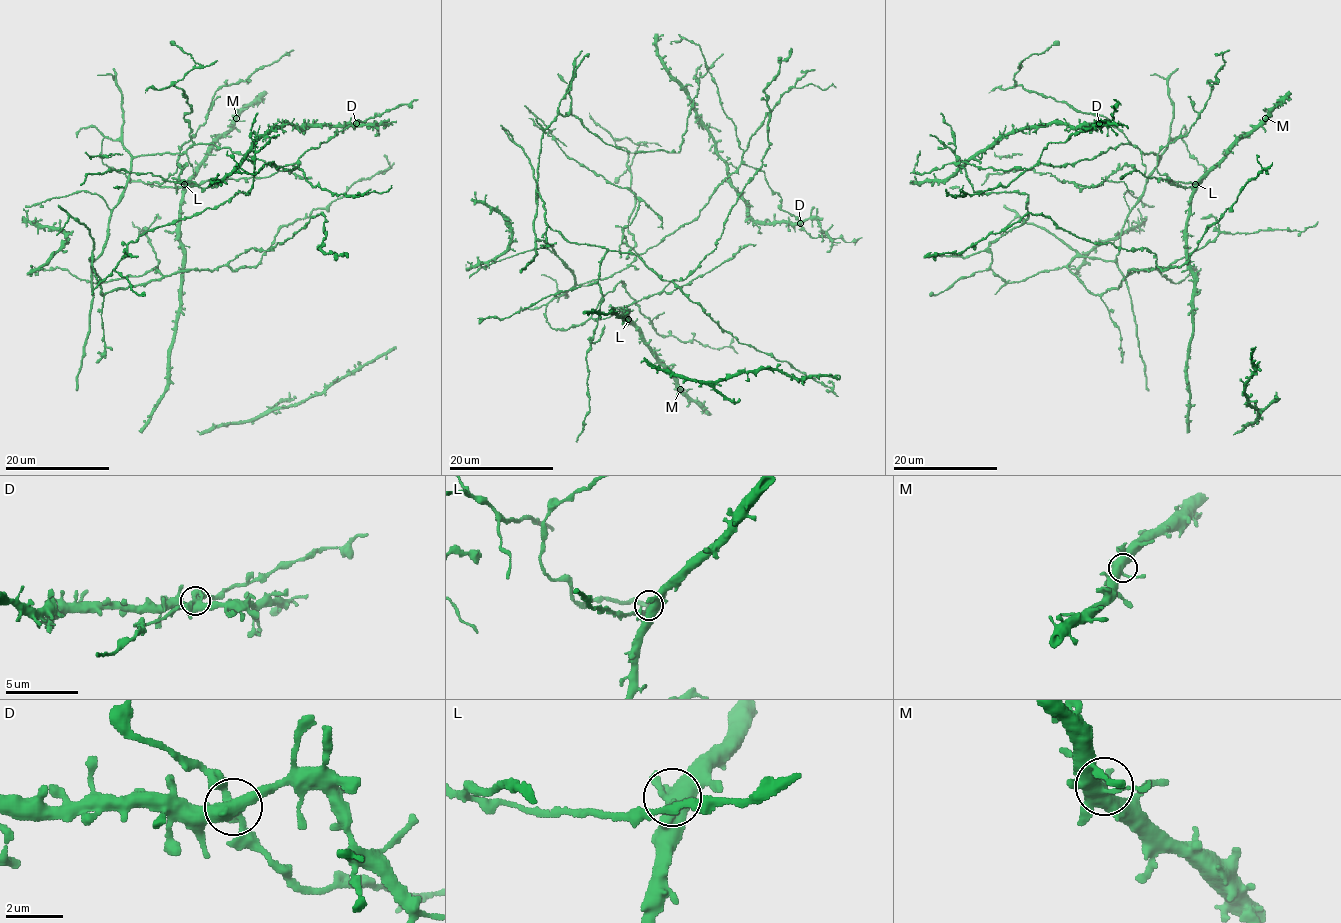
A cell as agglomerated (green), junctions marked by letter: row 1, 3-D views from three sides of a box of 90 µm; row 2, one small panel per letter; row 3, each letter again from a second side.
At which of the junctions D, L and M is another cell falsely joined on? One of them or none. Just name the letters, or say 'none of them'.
none of them

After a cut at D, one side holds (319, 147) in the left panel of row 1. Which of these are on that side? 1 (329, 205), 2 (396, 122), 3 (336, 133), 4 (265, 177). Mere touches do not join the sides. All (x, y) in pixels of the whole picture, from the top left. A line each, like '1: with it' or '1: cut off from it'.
1: cut off from it
2: cut off from it
3: with it
4: cut off from it

